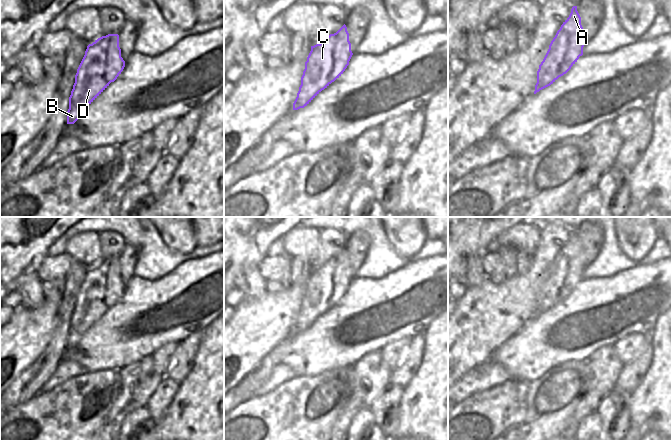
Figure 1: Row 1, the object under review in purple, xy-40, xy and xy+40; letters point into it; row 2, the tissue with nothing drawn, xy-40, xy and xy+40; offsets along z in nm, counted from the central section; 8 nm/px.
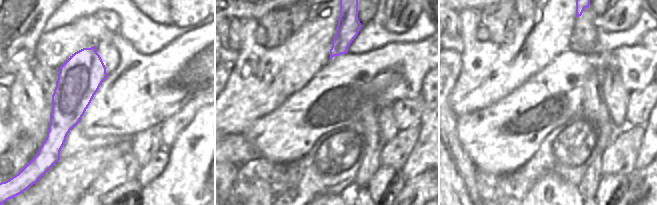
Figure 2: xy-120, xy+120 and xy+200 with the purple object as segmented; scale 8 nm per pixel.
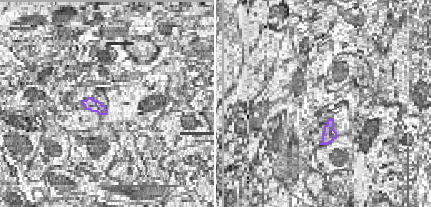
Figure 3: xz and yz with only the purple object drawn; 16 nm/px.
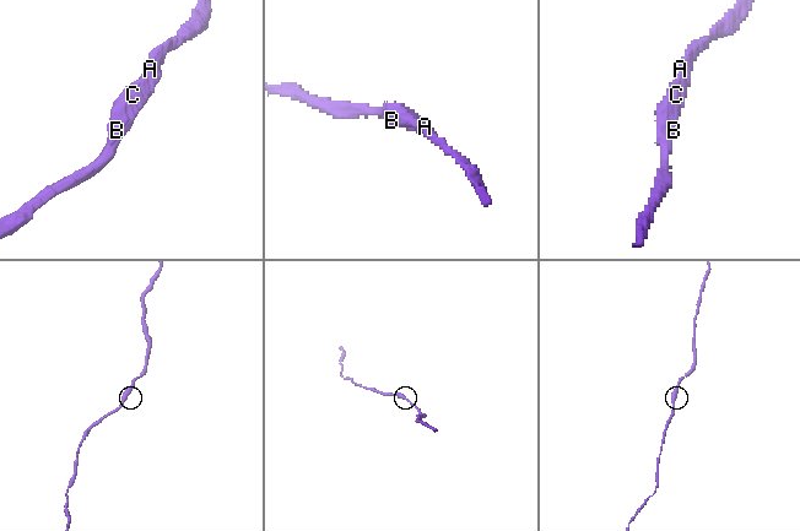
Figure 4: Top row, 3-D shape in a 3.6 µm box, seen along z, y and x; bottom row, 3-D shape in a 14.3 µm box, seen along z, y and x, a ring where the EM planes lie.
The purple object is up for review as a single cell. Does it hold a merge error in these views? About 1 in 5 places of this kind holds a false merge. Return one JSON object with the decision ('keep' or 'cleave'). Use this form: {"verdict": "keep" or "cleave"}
{"verdict": "keep"}

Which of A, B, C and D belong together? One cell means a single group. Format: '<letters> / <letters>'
A B C D

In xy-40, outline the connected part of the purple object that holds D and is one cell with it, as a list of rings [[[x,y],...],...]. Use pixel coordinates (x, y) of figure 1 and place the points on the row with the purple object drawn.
[[[118,34],[102,36],[89,44],[75,75],[67,124],[74,124],[83,111],[117,79],[124,67]]]

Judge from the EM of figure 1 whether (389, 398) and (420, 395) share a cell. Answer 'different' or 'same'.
different

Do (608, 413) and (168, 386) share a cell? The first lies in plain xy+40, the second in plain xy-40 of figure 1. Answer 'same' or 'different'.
same

